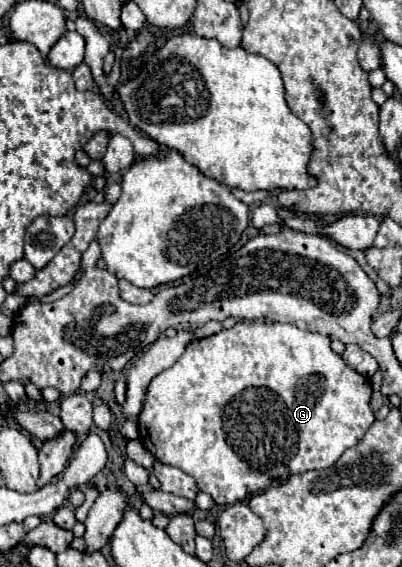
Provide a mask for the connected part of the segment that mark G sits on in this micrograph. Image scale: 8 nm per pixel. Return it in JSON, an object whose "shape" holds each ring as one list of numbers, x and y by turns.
{"shape":[[239,321,231,329,221,329,219,333,205,337,205,339,193,339,185,353,175,361,173,367,161,371,147,387,143,411,139,415,139,441,149,449,151,441,151,455,167,465,173,465,187,475,191,475,197,483,197,487,203,493,209,493,217,505,233,505,237,501,243,501,251,497,257,491,265,491,273,481,287,479,293,473,305,473,311,469,327,469,331,467,345,449,357,445,365,431,375,421,375,415,369,407,371,399,371,381,363,375,359,375,355,369,351,369,341,355,333,353,329,347,331,339,321,333,299,329,291,323,275,323,275,321]]}

